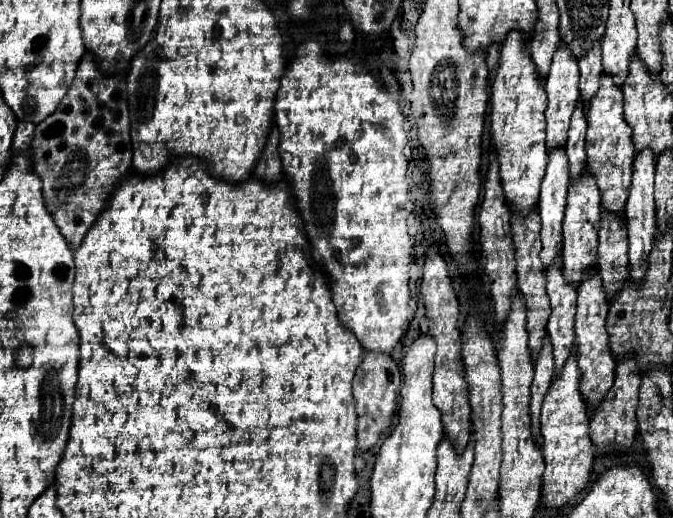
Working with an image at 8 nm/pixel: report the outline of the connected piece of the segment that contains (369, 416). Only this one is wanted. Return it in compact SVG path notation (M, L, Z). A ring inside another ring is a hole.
M365 351L363 361L357 367L355 379L353 379L353 397L357 405L359 425L357 425L357 443L361 451L371 449L381 433L385 433L391 425L391 417L397 409L397 395L401 389L401 369L393 361L389 353L369 353Z

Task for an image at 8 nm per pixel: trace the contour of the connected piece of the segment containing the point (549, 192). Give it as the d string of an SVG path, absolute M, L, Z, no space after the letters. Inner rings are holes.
M555 147L549 155L547 171L541 183L539 215L541 215L541 261L547 269L561 249L561 221L565 213L565 197L569 187L569 161L565 147Z

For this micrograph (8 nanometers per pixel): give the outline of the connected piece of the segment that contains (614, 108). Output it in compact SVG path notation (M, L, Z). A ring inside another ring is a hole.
M603 75L601 87L597 95L589 101L589 113L587 113L587 167L597 177L597 185L601 191L601 207L613 213L623 213L625 201L629 195L631 185L631 169L633 169L633 157L635 147L631 139L629 123L623 115L623 91L613 83L613 77Z

